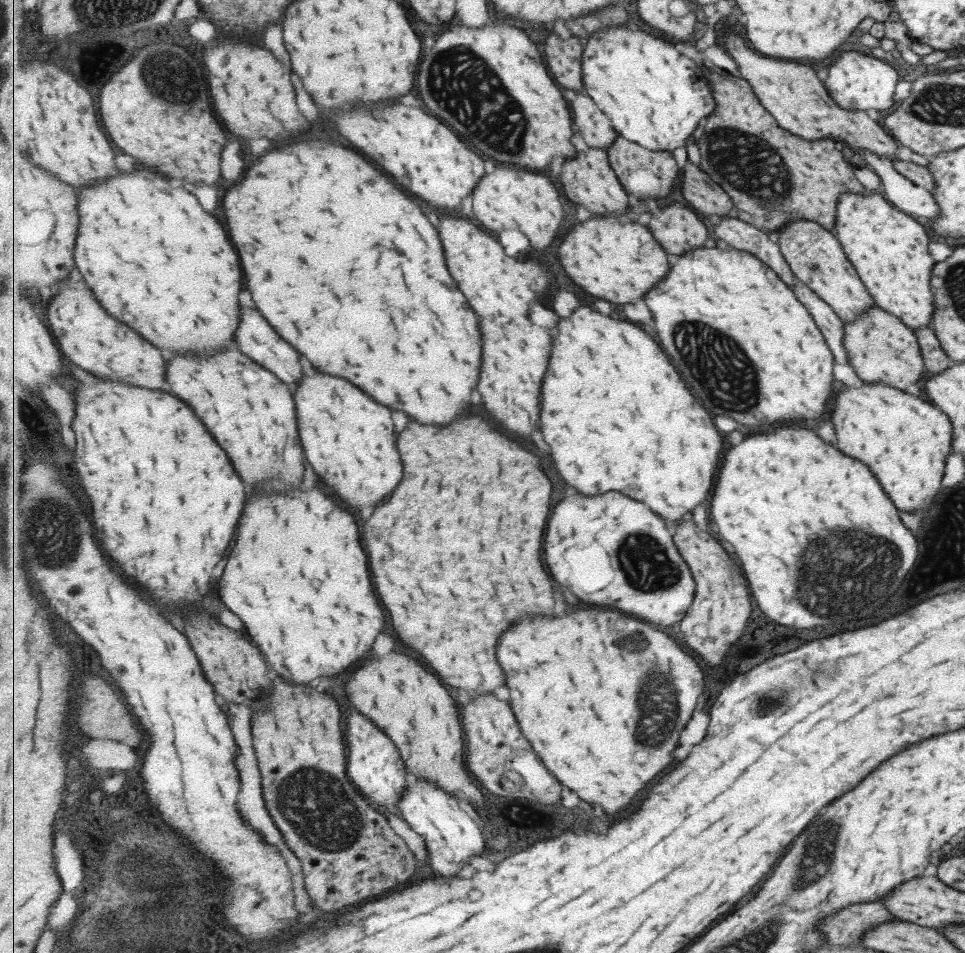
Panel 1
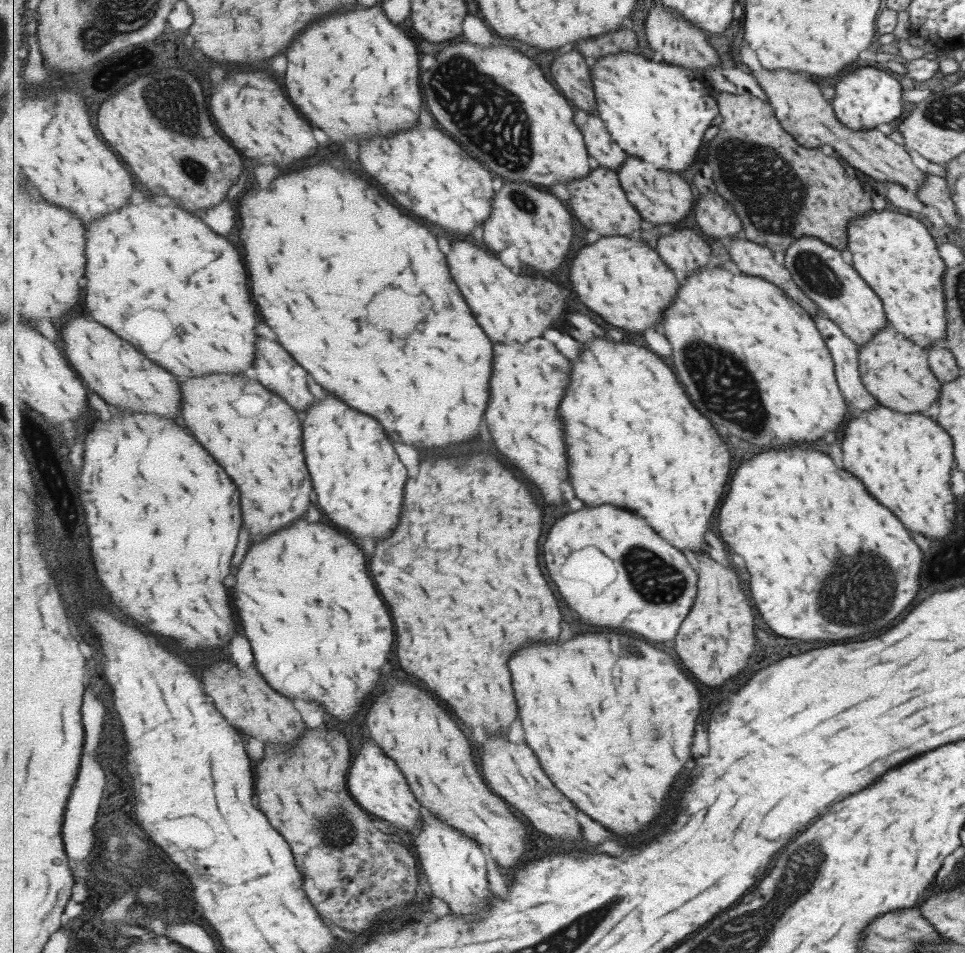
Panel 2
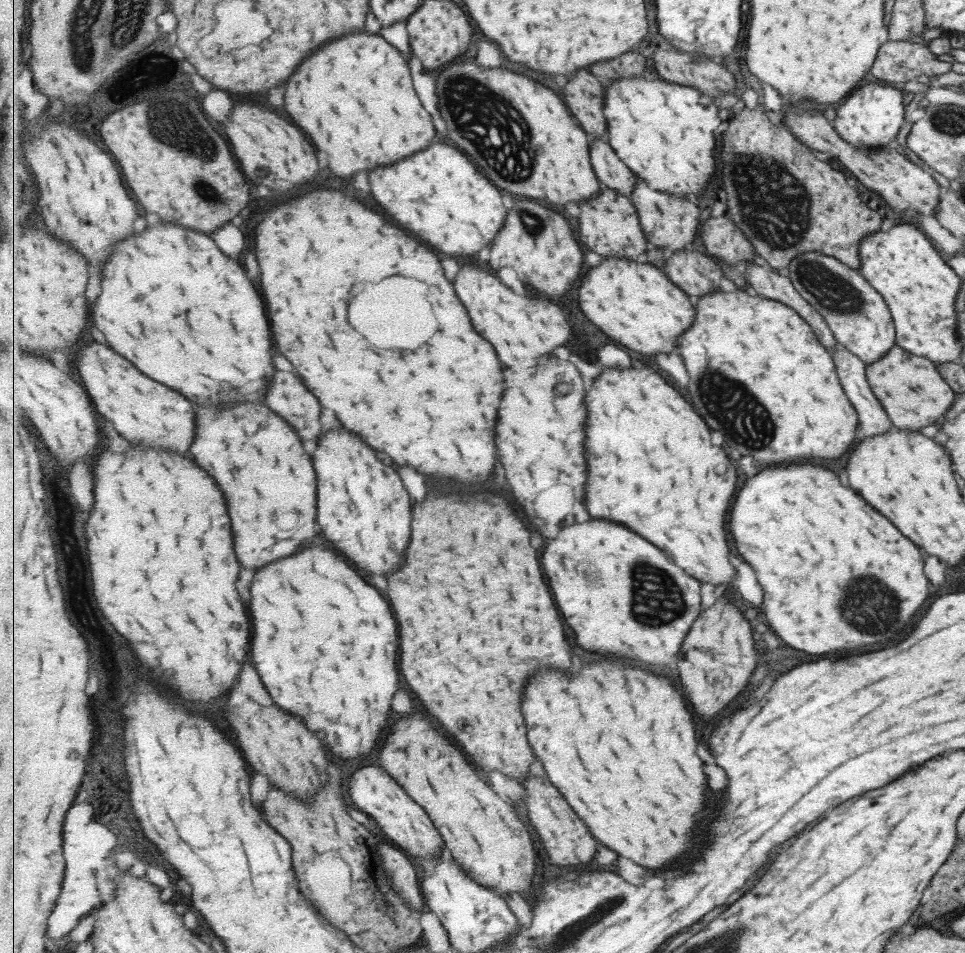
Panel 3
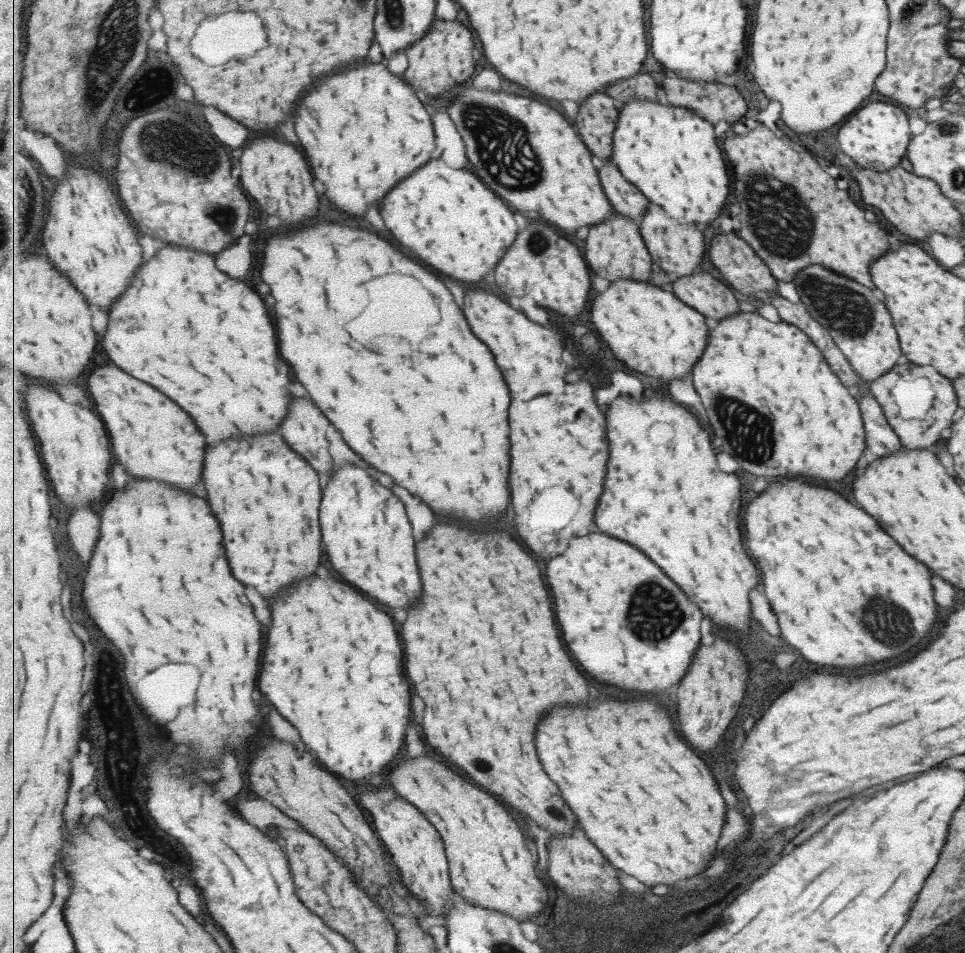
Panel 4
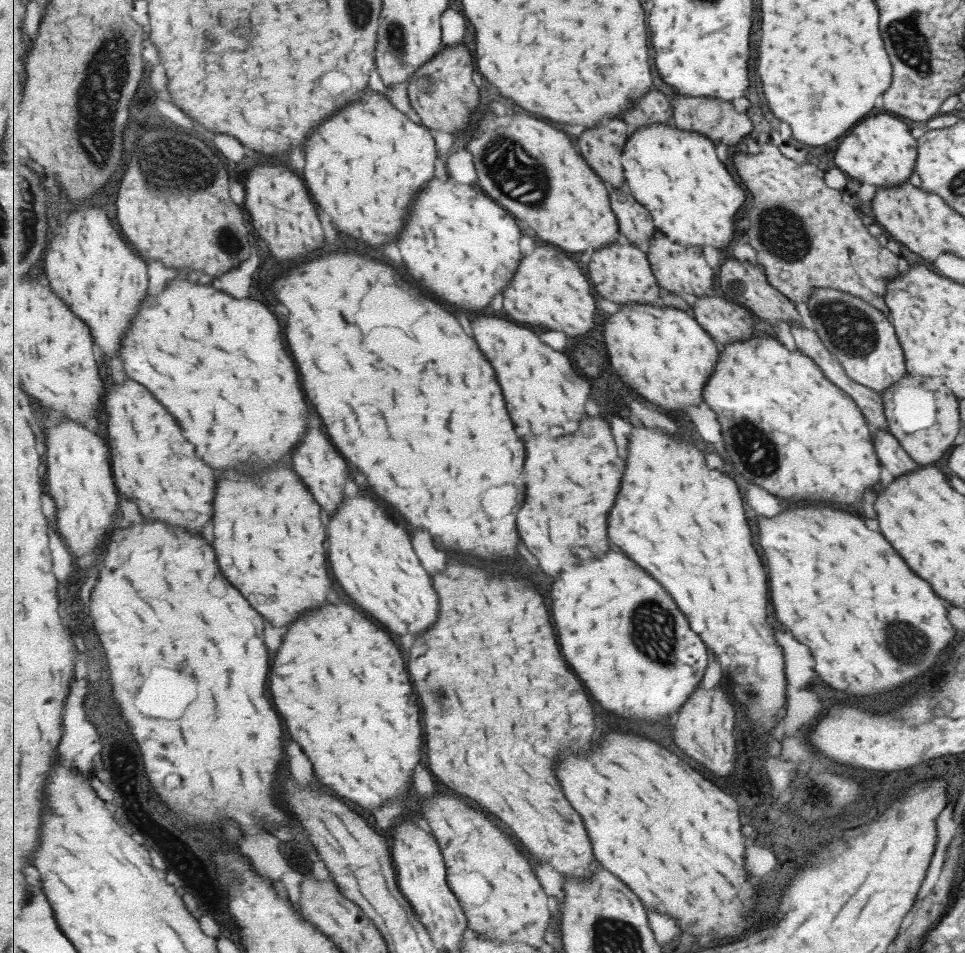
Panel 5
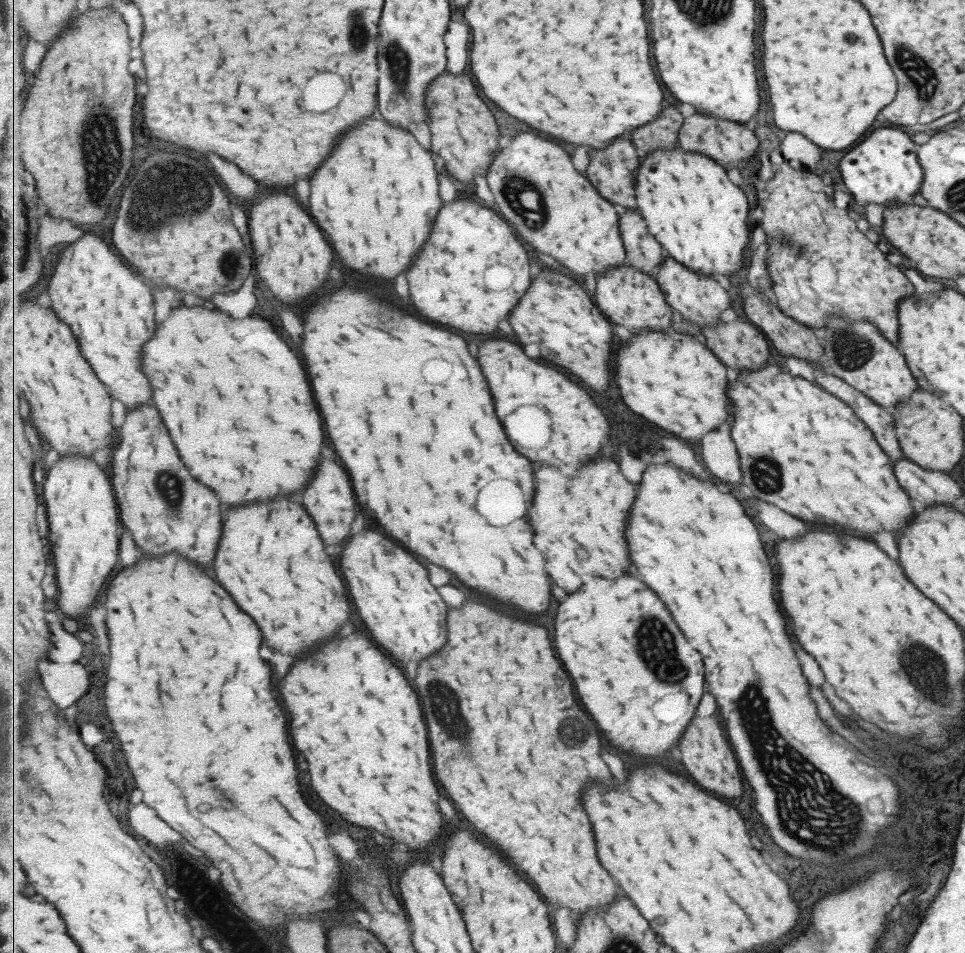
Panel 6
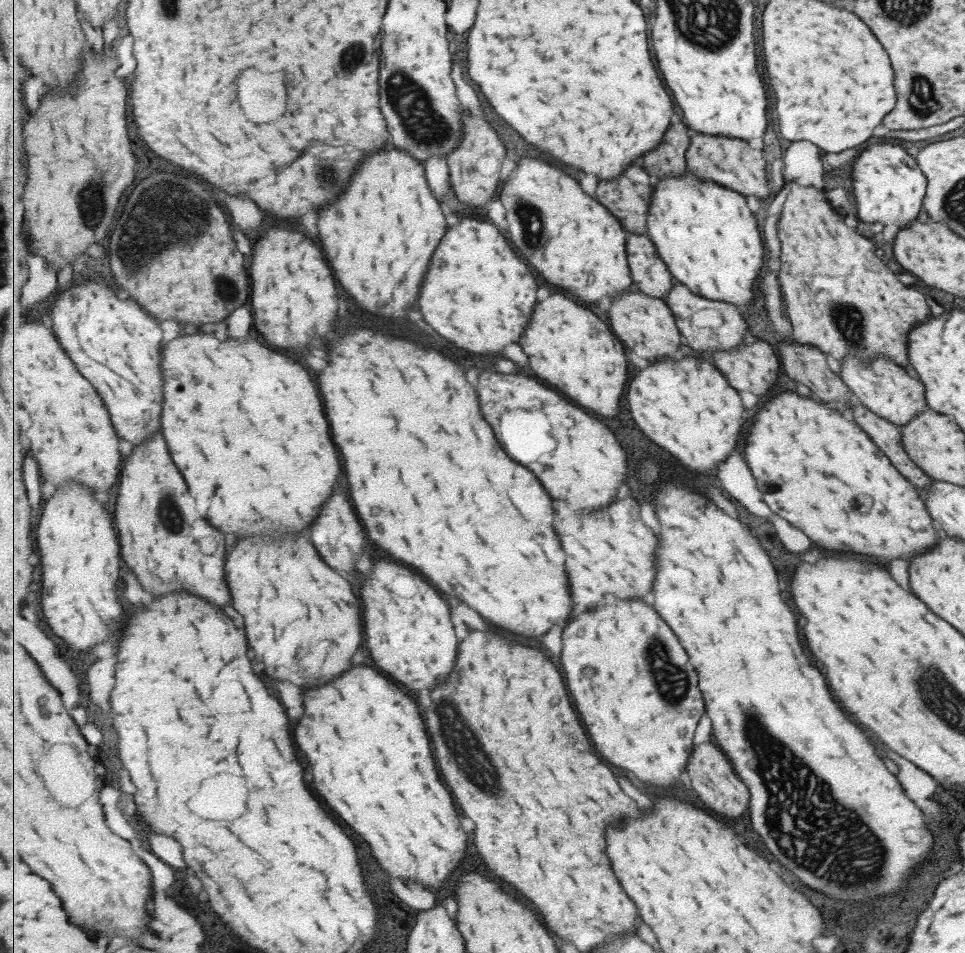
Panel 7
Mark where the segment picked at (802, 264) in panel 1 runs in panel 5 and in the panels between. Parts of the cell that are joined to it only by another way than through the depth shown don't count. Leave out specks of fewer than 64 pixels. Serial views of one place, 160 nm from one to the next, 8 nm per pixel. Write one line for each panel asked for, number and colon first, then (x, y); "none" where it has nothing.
2: (817, 269)
3: (856, 314)
4: (855, 317)
5: (861, 339)

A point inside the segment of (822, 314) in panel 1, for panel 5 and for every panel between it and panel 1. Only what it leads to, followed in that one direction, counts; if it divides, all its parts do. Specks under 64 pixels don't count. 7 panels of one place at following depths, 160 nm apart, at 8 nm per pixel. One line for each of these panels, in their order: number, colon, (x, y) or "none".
2: (845, 352)
3: (850, 371)
4: (880, 440)
5: (894, 459)

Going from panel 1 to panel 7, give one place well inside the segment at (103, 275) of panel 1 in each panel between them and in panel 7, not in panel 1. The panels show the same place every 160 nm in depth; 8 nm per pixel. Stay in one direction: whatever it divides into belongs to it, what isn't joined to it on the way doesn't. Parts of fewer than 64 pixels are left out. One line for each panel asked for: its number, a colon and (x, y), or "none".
2: (157, 276)
3: (173, 304)
4: (185, 326)
5: (221, 364)
6: (242, 410)
7: (247, 425)

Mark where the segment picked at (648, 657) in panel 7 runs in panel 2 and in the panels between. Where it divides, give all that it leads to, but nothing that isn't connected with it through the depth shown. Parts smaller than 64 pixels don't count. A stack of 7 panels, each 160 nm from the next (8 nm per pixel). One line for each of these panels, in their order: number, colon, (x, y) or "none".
2: (610, 565)
3: (623, 597)
4: (645, 640)
5: (630, 643)
6: (636, 673)

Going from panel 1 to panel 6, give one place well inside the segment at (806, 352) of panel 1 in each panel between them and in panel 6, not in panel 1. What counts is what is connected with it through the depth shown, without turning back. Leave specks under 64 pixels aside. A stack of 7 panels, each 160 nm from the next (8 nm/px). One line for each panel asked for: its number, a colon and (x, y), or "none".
2: (778, 389)
3: (759, 374)
4: (771, 397)
5: (788, 429)
6: (802, 449)

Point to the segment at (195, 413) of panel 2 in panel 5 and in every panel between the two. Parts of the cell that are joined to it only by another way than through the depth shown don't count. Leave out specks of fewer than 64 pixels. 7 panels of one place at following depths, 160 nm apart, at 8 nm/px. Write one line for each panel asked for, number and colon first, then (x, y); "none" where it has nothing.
3: (260, 462)
4: (267, 497)
5: (268, 531)

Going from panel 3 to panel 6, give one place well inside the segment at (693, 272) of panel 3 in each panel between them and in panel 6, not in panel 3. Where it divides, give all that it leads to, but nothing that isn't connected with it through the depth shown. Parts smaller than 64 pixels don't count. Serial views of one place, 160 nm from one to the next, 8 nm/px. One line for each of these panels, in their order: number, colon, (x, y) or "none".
4: (702, 291)
5: (727, 321)
6: (741, 346)

